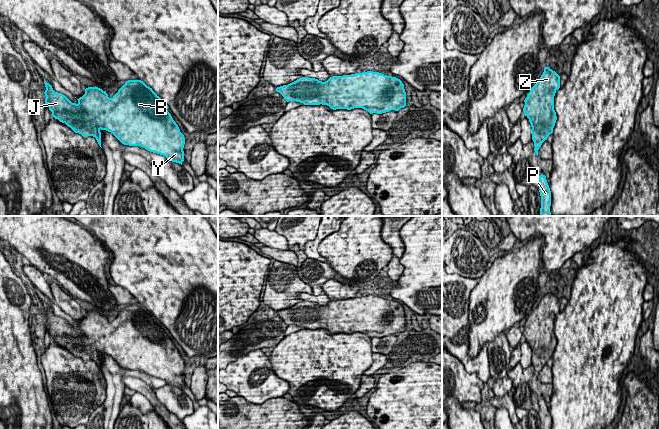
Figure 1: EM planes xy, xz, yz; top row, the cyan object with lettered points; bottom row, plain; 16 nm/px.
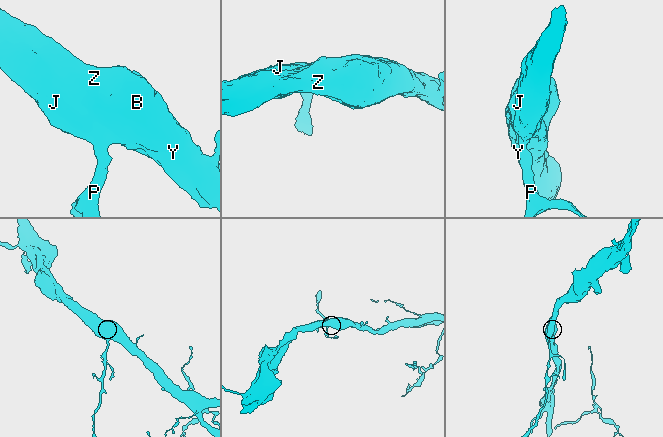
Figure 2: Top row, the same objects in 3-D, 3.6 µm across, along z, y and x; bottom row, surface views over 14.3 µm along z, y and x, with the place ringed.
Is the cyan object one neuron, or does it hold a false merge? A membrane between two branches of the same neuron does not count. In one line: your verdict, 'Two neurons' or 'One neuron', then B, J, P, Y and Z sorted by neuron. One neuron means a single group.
One neuron. Groups: B J P Y Z

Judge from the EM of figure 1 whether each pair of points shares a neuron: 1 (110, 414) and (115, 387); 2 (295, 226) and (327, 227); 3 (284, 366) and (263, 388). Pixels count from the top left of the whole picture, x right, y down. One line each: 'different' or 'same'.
1: same
2: different
3: different

